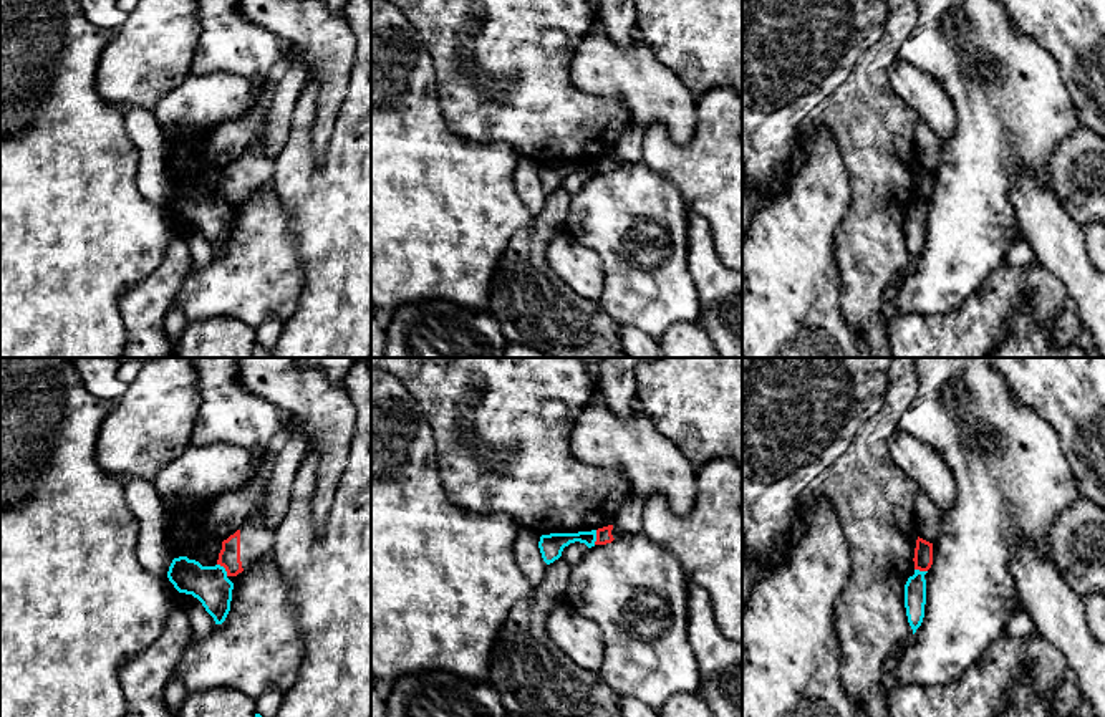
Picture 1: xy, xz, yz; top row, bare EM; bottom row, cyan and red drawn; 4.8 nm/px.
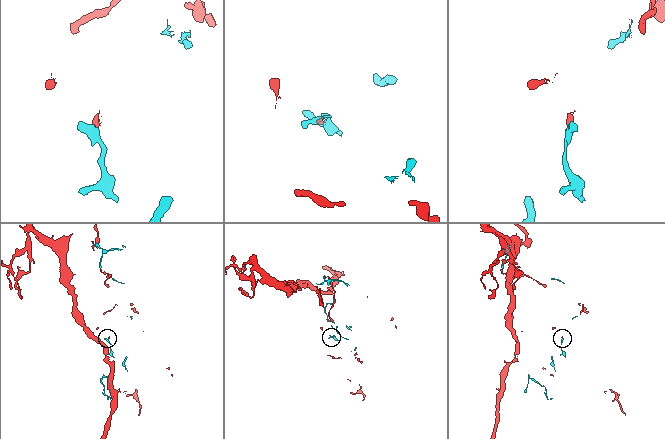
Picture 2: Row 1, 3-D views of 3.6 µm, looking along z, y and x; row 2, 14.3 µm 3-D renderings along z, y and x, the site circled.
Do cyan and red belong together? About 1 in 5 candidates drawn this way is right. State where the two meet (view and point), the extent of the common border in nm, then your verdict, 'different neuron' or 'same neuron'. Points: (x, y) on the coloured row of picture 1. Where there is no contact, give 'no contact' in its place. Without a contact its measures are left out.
xy (224, 568) | 80 nm | different neuron

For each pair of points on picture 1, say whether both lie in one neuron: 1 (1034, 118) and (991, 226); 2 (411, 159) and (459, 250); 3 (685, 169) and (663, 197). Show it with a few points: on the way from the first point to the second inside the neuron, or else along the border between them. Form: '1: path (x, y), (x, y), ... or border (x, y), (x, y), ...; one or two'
1: path (1008, 144), (991, 161), (991, 199); one
2: path (411, 182), (411, 202), (436, 227); one
3: border (641, 163), (666, 178), (690, 209); two

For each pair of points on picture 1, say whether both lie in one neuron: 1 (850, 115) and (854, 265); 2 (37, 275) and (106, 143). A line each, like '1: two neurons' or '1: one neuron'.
1: one neuron
2: one neuron

